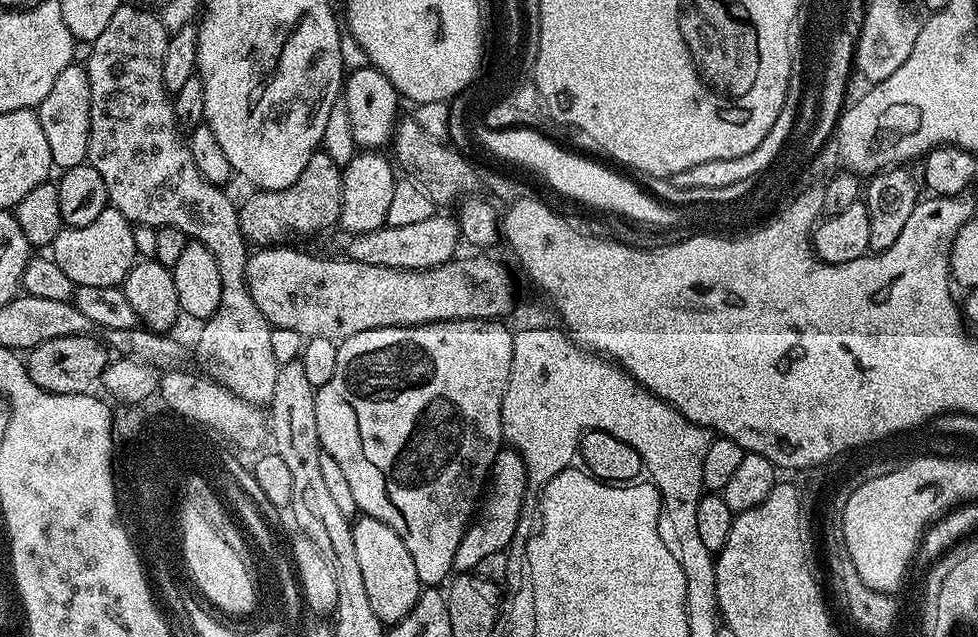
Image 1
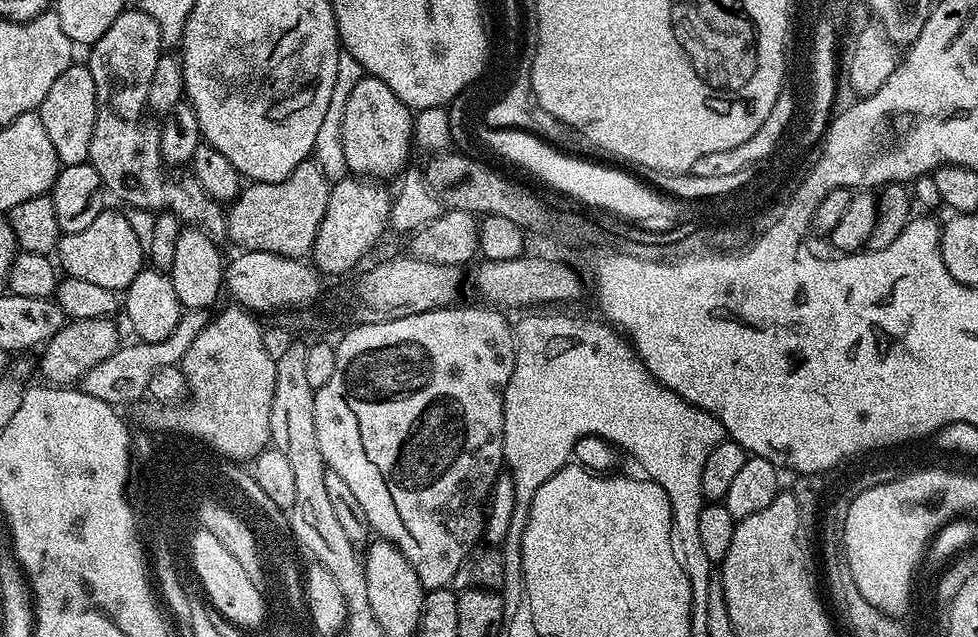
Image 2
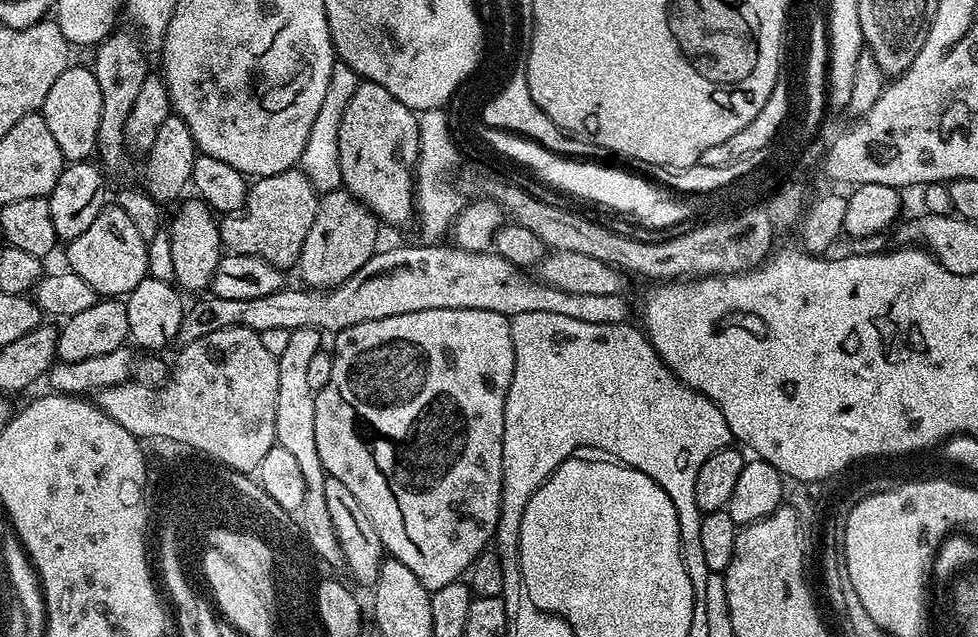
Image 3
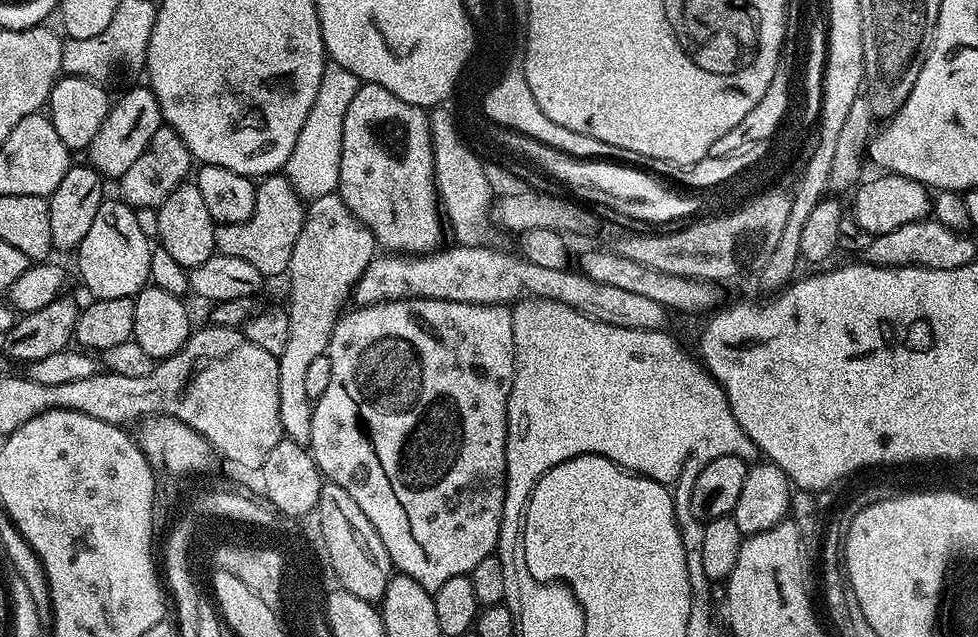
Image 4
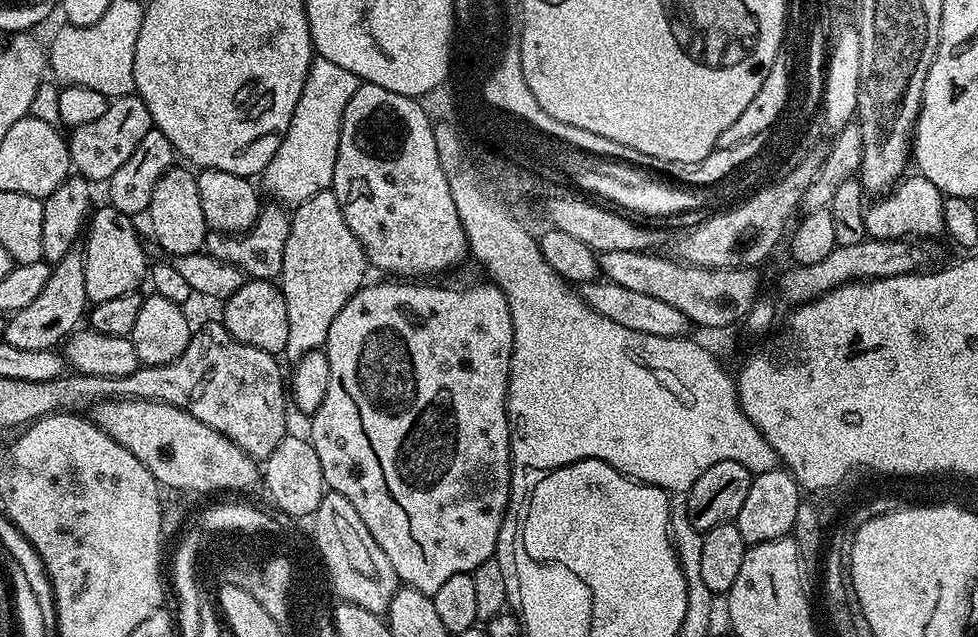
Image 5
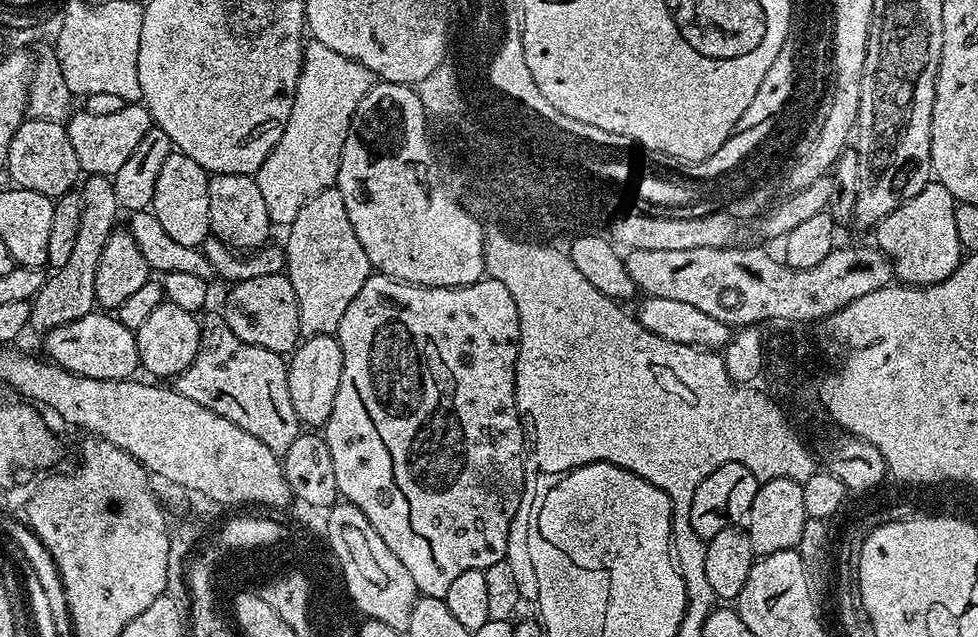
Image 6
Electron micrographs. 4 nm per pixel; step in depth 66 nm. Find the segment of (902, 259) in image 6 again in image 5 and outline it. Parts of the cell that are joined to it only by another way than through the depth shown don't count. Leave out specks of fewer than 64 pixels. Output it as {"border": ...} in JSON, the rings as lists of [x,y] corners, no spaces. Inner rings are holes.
{"border":[[[921,174],[901,179],[895,189],[881,195],[872,205],[863,209],[863,218],[867,235],[874,240],[906,240],[909,238],[935,238],[944,230],[942,206],[945,195],[938,186]]]}

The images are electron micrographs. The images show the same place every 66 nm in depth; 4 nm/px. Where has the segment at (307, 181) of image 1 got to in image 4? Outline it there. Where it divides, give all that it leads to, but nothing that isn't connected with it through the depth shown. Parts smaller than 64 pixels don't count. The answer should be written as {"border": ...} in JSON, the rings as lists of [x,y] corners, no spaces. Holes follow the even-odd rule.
{"border":[[[283,174],[265,176],[256,184],[254,210],[242,223],[217,224],[214,232],[216,252],[221,256],[243,258],[265,279],[283,277],[293,254],[294,243],[301,233],[305,201],[301,200],[288,177]]]}

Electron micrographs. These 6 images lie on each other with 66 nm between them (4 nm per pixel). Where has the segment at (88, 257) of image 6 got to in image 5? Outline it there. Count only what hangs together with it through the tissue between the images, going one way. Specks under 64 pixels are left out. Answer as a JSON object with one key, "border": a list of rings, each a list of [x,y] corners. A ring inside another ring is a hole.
{"border":[[[73,250],[54,265],[50,282],[46,282],[42,294],[26,306],[26,310],[11,313],[9,320],[12,321],[2,332],[2,338],[10,346],[18,346],[18,350],[53,350],[81,327],[89,308],[84,253]]]}

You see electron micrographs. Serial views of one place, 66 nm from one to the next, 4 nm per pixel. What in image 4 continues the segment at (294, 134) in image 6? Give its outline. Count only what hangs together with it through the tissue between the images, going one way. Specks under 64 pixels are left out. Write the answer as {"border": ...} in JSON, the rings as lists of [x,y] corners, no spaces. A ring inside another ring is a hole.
{"border":[[[329,63],[325,67],[318,94],[314,98],[314,104],[310,106],[310,114],[306,114],[306,122],[302,122],[302,130],[298,134],[298,142],[294,142],[294,150],[282,169],[290,186],[294,186],[294,190],[305,202],[317,200],[339,189],[343,118],[361,83],[357,76],[350,74],[350,70],[342,66]]]}

